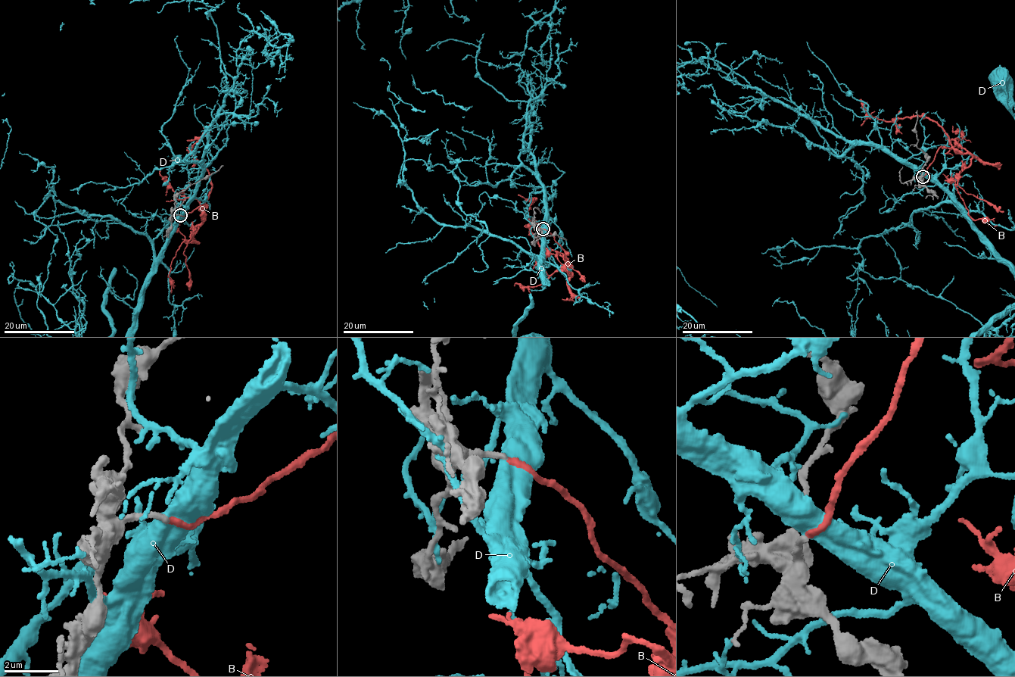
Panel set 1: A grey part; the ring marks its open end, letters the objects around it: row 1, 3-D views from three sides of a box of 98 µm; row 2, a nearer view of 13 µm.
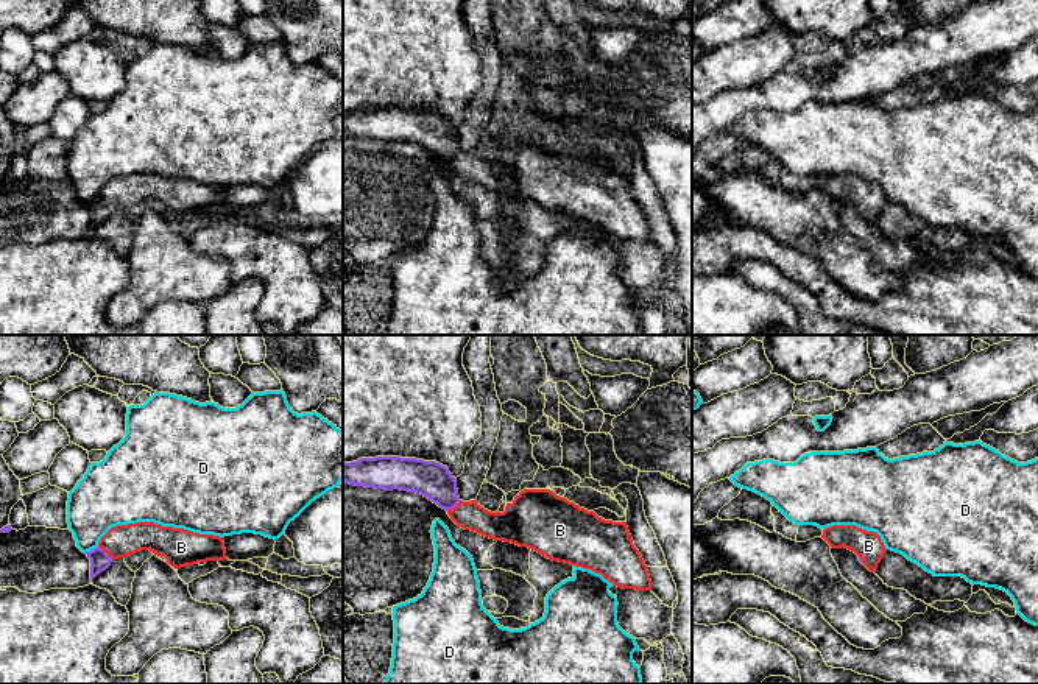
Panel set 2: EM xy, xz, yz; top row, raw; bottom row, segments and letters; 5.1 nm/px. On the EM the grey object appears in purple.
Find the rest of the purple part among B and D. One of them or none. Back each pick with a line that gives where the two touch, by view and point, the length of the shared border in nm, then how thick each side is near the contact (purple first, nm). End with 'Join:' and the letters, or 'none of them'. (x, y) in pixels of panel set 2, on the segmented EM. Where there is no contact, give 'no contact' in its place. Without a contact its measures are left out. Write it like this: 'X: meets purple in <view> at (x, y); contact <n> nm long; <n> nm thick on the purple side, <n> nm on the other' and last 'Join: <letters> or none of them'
B: meets purple in xz at (454, 507); contact 90 nm long; 190 nm thick on the purple side, 140 nm on the other
Join: B

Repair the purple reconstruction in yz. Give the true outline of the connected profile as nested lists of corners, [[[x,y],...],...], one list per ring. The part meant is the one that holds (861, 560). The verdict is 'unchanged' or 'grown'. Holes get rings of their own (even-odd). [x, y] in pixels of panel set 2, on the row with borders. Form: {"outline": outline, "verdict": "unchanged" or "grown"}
{"outline": [[[832,525],[823,530],[821,538],[831,548],[848,548],[859,556],[859,561],[876,573],[877,564],[887,548],[881,536],[874,531],[862,530],[856,525]]], "verdict": "grown"}

